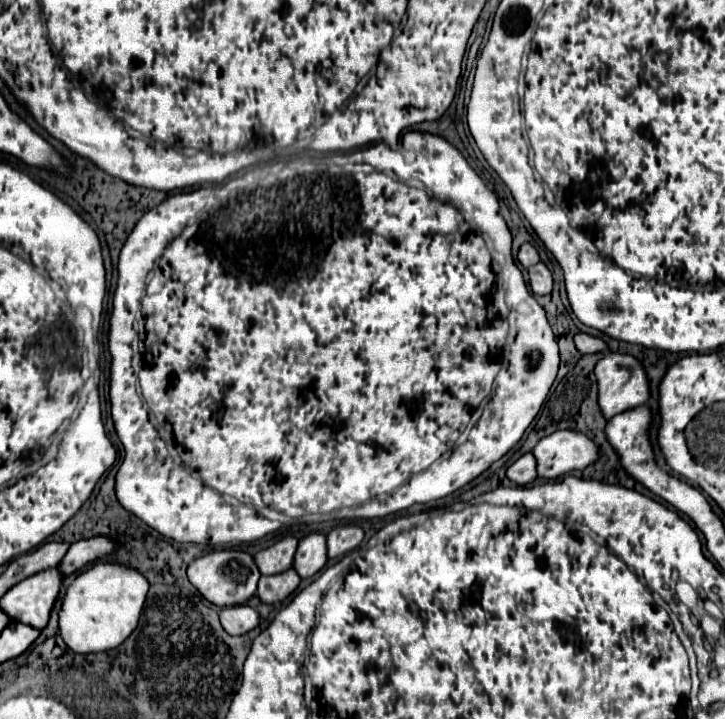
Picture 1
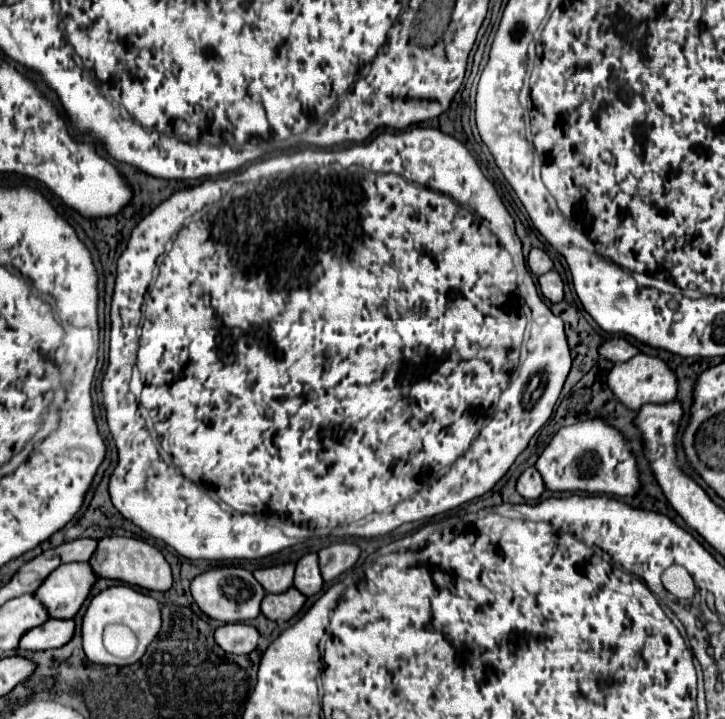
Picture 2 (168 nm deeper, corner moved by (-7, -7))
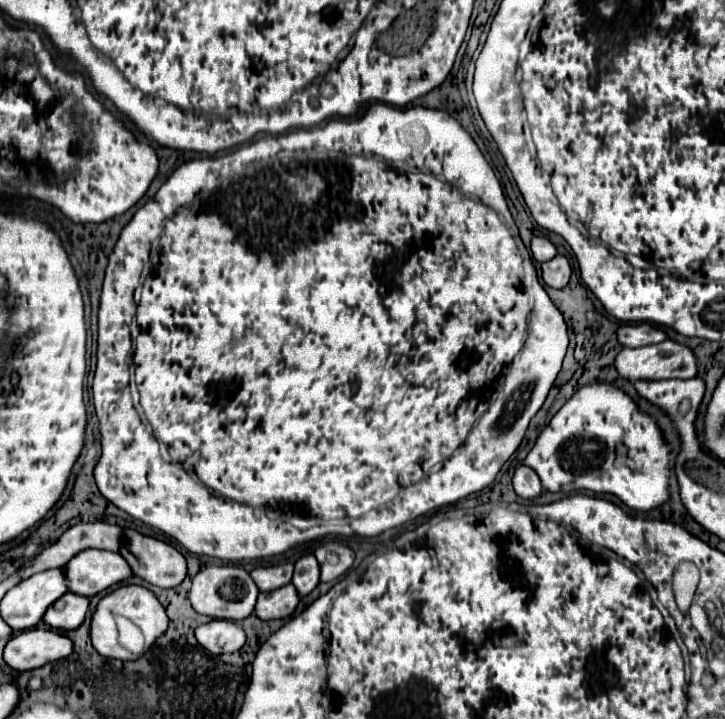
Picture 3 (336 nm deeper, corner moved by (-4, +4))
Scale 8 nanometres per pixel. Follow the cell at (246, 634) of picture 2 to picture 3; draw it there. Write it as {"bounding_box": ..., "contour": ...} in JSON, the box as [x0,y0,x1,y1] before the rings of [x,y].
{"bounding_box":[196,619,246,655],"contour":[[[212,619],[210,623],[200,625],[196,629],[196,639],[204,649],[220,655],[220,653],[238,651],[246,643],[246,633],[234,621]]]}

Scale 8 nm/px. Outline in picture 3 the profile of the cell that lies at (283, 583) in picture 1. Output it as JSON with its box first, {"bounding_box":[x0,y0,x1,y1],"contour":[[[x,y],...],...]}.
{"bounding_box":[256,583,300,621],"contour":[[[290,583],[284,585],[282,589],[276,589],[274,593],[260,593],[256,603],[256,615],[264,621],[282,619],[292,615],[298,603],[300,603],[300,595],[296,587]]]}

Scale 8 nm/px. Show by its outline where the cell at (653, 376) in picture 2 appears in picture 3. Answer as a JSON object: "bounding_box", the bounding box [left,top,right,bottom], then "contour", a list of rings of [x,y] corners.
{"bounding_box":[616,339,696,383],"contour":[[[670,339],[658,343],[658,345],[646,345],[646,347],[636,347],[636,349],[628,349],[624,347],[616,361],[616,371],[620,377],[628,379],[630,383],[636,381],[658,381],[658,379],[692,379],[696,375],[696,361],[694,361],[694,353],[684,347],[678,345]]]}

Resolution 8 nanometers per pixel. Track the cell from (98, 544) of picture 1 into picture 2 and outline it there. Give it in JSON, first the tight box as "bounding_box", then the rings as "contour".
{"bounding_box":[89,536,173,592],"contour":[[[121,536],[103,538],[99,540],[99,548],[89,562],[93,570],[103,578],[121,580],[131,586],[139,586],[139,588],[155,590],[155,592],[167,592],[173,586],[171,564],[165,560],[165,556],[157,548],[153,548],[151,544],[139,538],[121,538]]]}

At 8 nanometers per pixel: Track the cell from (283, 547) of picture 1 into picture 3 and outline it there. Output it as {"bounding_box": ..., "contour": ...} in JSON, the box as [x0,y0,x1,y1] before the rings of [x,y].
{"bounding_box":[250,563,294,591],"contour":[[[284,563],[276,567],[256,567],[250,575],[256,581],[260,591],[274,591],[292,581],[292,571],[294,571],[294,565]]]}

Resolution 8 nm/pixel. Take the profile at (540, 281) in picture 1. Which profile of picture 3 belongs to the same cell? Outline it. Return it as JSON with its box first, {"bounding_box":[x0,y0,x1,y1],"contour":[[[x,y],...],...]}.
{"bounding_box":[542,255,572,289],"contour":[[[556,255],[554,259],[542,263],[542,279],[548,287],[554,287],[554,289],[566,287],[568,279],[570,279],[570,273],[572,273],[570,263],[562,255]]]}

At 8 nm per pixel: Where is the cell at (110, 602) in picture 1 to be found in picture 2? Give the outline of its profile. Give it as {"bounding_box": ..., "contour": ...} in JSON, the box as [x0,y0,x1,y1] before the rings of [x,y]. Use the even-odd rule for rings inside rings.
{"bounding_box":[83,586,161,666],"contour":[[[113,586],[113,588],[107,588],[103,590],[99,596],[93,596],[91,602],[89,602],[89,608],[87,608],[87,614],[83,618],[83,650],[87,654],[87,658],[95,664],[115,664],[115,666],[127,666],[127,664],[133,664],[137,662],[147,646],[153,642],[153,638],[159,634],[161,630],[161,606],[155,598],[143,594],[143,592],[137,592],[135,588],[131,586]],[[107,624],[125,624],[129,626],[137,638],[139,638],[139,648],[137,648],[137,654],[129,660],[121,660],[121,658],[115,658],[115,656],[109,656],[109,652],[105,650],[103,646],[103,628]]]}

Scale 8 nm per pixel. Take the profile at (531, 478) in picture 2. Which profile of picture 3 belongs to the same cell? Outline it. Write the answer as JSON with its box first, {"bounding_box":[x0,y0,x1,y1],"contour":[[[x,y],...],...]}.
{"bounding_box":[512,465,542,499],"contour":[[[518,465],[516,467],[512,483],[514,483],[514,491],[522,499],[534,499],[542,491],[542,485],[540,485],[538,475],[530,467],[526,467],[526,465]]]}

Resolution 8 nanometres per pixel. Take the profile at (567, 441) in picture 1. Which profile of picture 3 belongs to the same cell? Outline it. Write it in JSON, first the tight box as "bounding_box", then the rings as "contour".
{"bounding_box":[524,383,670,511],"contour":[[[594,383],[576,391],[572,399],[552,417],[548,427],[540,433],[534,447],[526,455],[524,465],[530,465],[538,473],[544,489],[548,491],[560,491],[562,485],[576,483],[576,489],[612,493],[628,507],[636,511],[648,511],[668,499],[668,461],[670,447],[666,447],[654,419],[640,413],[636,403],[624,391],[606,383]]]}

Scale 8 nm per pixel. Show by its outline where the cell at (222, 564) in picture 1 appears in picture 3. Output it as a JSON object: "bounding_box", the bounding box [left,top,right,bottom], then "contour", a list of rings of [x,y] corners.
{"bounding_box":[190,565,260,621],"contour":[[[212,565],[212,567],[200,569],[196,573],[196,577],[192,579],[190,603],[202,615],[238,621],[238,619],[248,617],[254,611],[258,593],[260,591],[254,585],[254,579],[250,577],[250,573],[246,569],[242,569],[238,565]]]}

